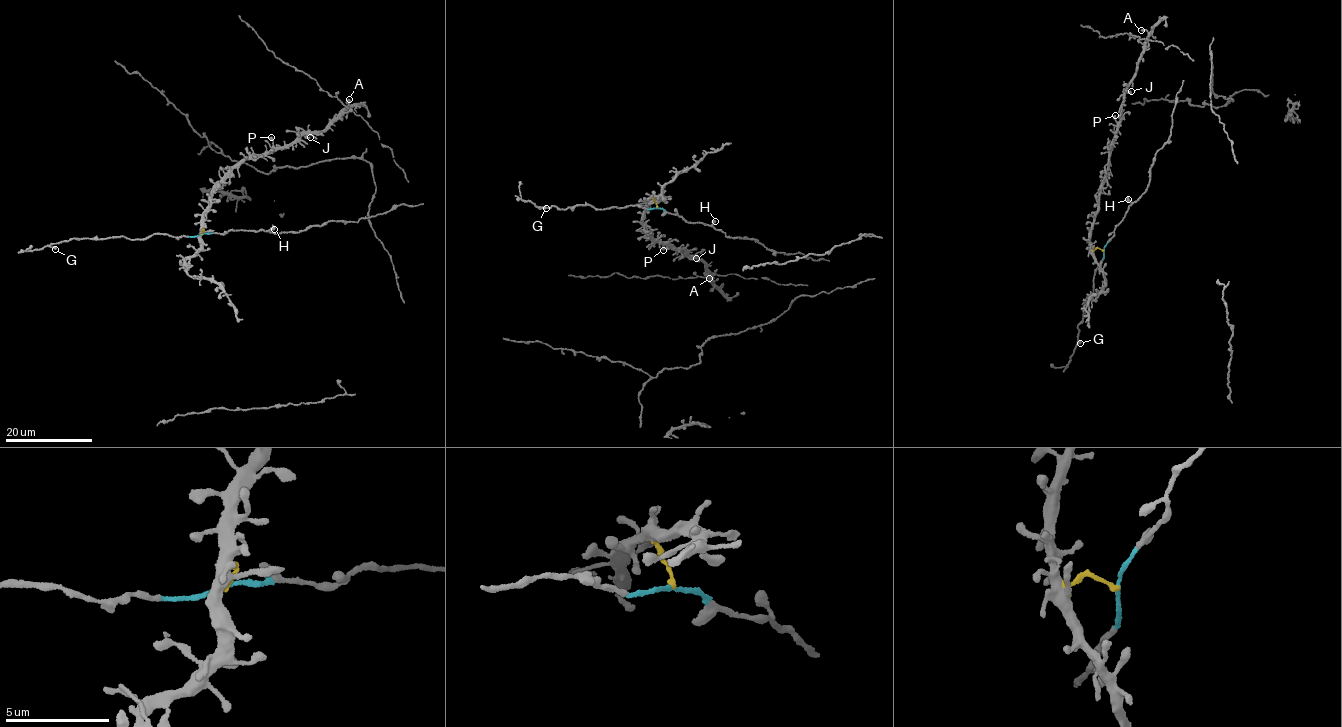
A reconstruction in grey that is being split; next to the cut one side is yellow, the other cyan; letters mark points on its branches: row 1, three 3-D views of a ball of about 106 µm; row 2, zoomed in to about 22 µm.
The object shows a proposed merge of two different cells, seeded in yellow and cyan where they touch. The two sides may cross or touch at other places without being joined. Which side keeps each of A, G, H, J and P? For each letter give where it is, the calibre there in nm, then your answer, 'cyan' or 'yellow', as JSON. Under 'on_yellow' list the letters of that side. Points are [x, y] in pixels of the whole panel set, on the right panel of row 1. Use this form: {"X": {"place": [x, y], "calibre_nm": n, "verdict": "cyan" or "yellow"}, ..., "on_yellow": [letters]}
{"A": {"place": [1141, 30], "calibre_nm": 440, "verdict": "yellow"}, "G": {"place": [1080, 343], "calibre_nm": 400, "verdict": "cyan"}, "H": {"place": [1128, 199], "calibre_nm": 500, "verdict": "cyan"}, "J": {"place": [1131, 91], "calibre_nm": 190, "verdict": "yellow"}, "P": {"place": [1115, 115], "calibre_nm": 440, "verdict": "yellow"}, "on_yellow": ["A", "J", "P"]}

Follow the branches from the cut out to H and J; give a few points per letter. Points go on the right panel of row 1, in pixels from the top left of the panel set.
H: (1104, 251), (1131, 204), (1128, 199)
J: (1104, 251), (1091, 248), (1090, 232), (1109, 162), (1109, 151), (1122, 118), (1124, 93), (1131, 90)

